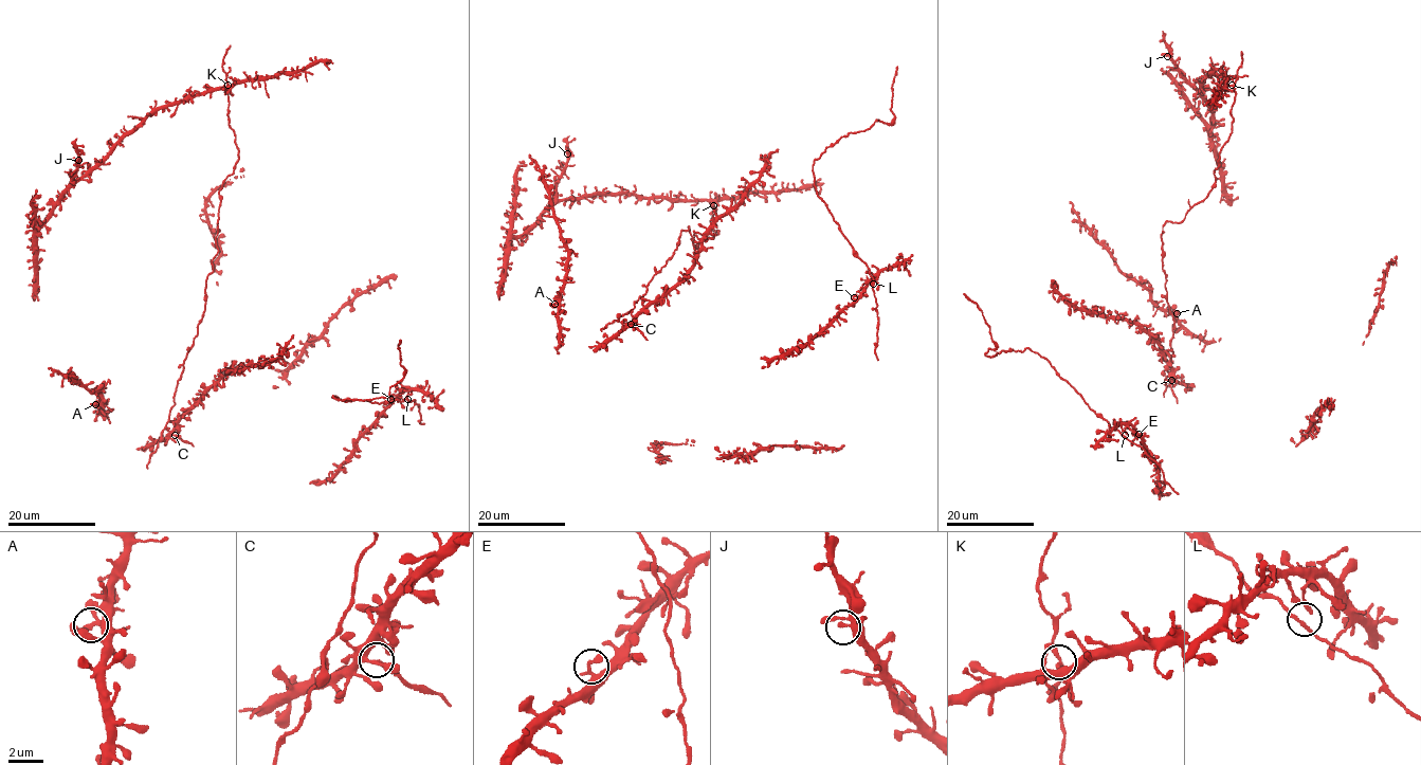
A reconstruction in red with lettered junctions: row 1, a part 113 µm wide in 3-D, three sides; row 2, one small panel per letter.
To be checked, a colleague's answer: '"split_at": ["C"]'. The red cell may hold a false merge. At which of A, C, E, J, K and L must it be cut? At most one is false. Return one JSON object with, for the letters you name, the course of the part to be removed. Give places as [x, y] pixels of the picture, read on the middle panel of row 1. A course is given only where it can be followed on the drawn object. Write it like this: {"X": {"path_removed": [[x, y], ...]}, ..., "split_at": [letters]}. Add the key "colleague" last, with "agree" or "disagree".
{"C": {"path_removed": [[631, 325], [647, 340]]}, "split_at": ["C"], "colleague": "agree"}

